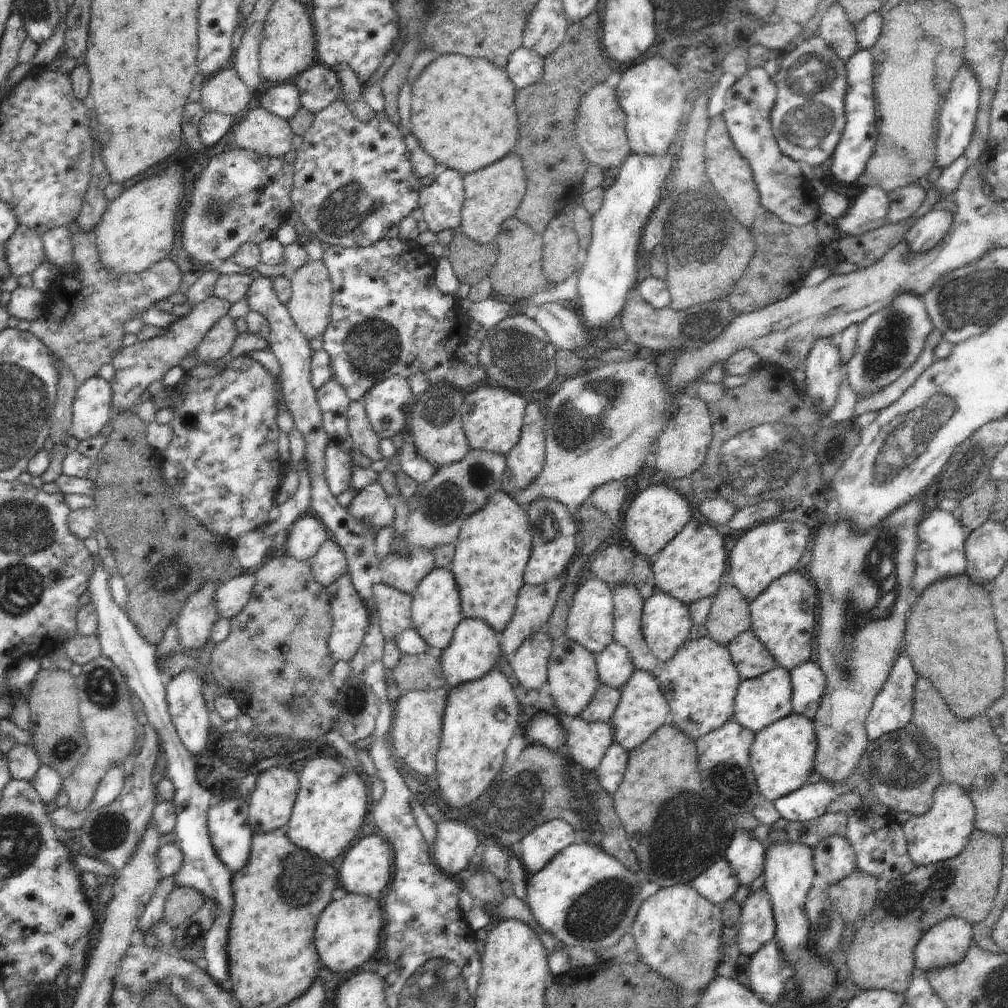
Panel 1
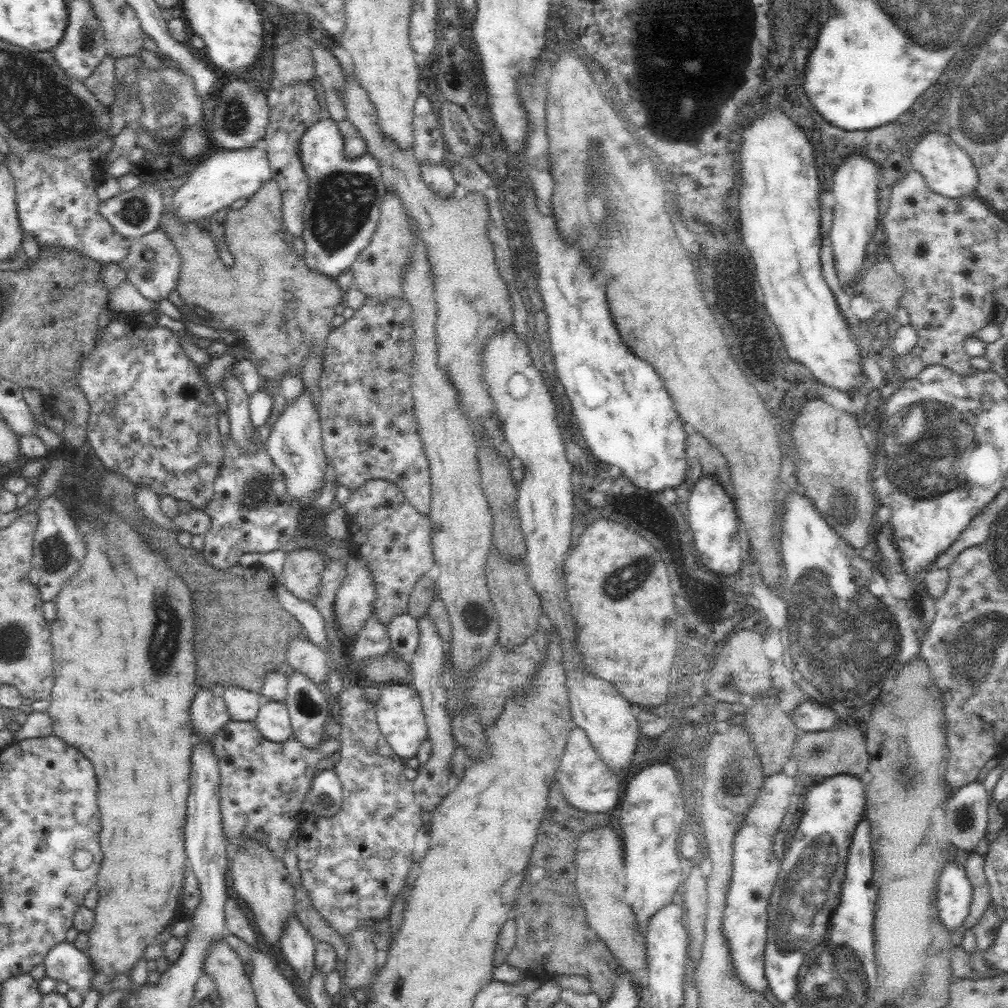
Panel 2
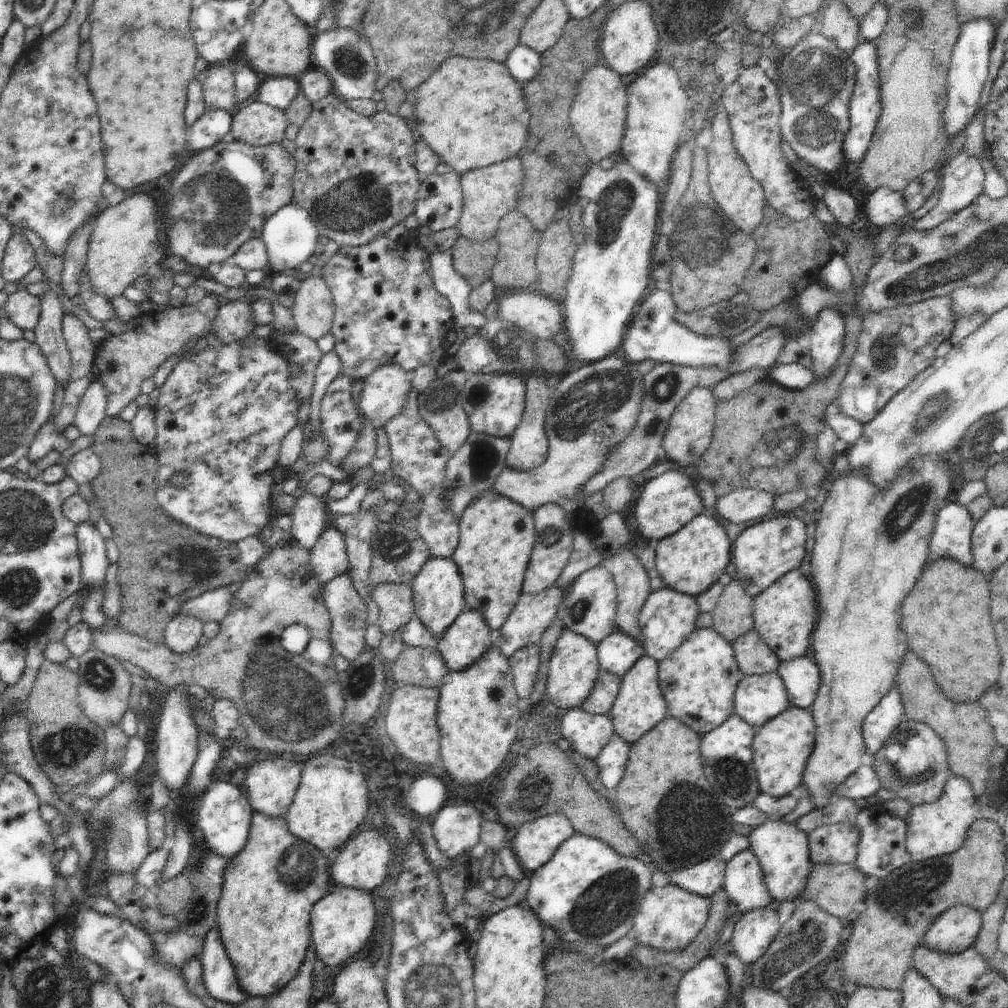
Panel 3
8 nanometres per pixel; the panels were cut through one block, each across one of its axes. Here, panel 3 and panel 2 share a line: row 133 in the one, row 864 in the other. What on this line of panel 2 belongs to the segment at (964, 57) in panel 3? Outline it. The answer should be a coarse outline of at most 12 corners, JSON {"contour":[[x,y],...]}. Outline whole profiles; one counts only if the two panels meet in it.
{"contour":[[954,859],[940,873],[938,918],[950,932],[962,927],[972,884]]}

